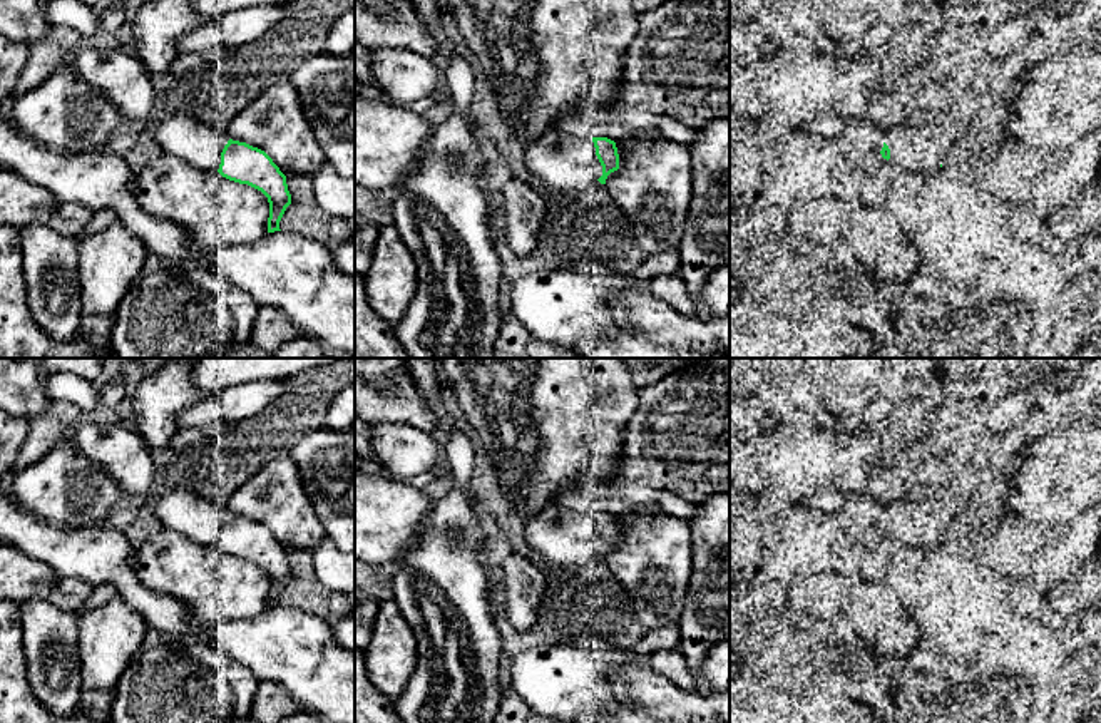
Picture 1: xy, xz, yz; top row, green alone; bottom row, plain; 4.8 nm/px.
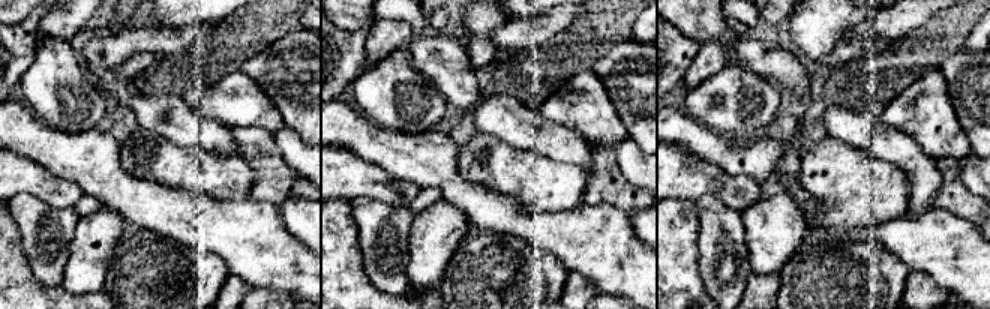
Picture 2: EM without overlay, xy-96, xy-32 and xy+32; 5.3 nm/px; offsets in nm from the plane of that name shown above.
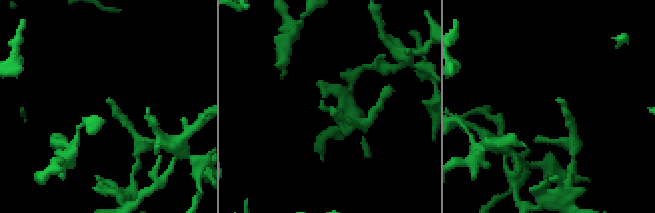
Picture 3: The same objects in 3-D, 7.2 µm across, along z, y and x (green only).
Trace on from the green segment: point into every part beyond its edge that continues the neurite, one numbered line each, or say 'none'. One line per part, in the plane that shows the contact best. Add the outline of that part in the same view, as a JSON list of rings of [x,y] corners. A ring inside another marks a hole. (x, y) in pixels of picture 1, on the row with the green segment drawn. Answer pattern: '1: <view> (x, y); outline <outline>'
1: xz (568, 163); outline [[[550,131],[525,146],[527,167],[550,189],[589,189],[602,176],[592,137]]]

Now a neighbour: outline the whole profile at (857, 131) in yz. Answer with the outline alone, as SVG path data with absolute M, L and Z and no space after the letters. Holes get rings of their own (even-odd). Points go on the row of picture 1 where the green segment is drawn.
M822 114L813 117L808 124L812 129L818 129L823 134L842 136L857 144L865 144L875 152L883 147L883 132L878 127L855 120L852 117L842 117L835 114Z

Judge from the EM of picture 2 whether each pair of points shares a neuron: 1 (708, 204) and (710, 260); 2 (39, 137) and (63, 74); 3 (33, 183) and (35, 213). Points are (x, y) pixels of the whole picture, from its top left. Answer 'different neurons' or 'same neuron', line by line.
1: same neuron
2: different neurons
3: different neurons

